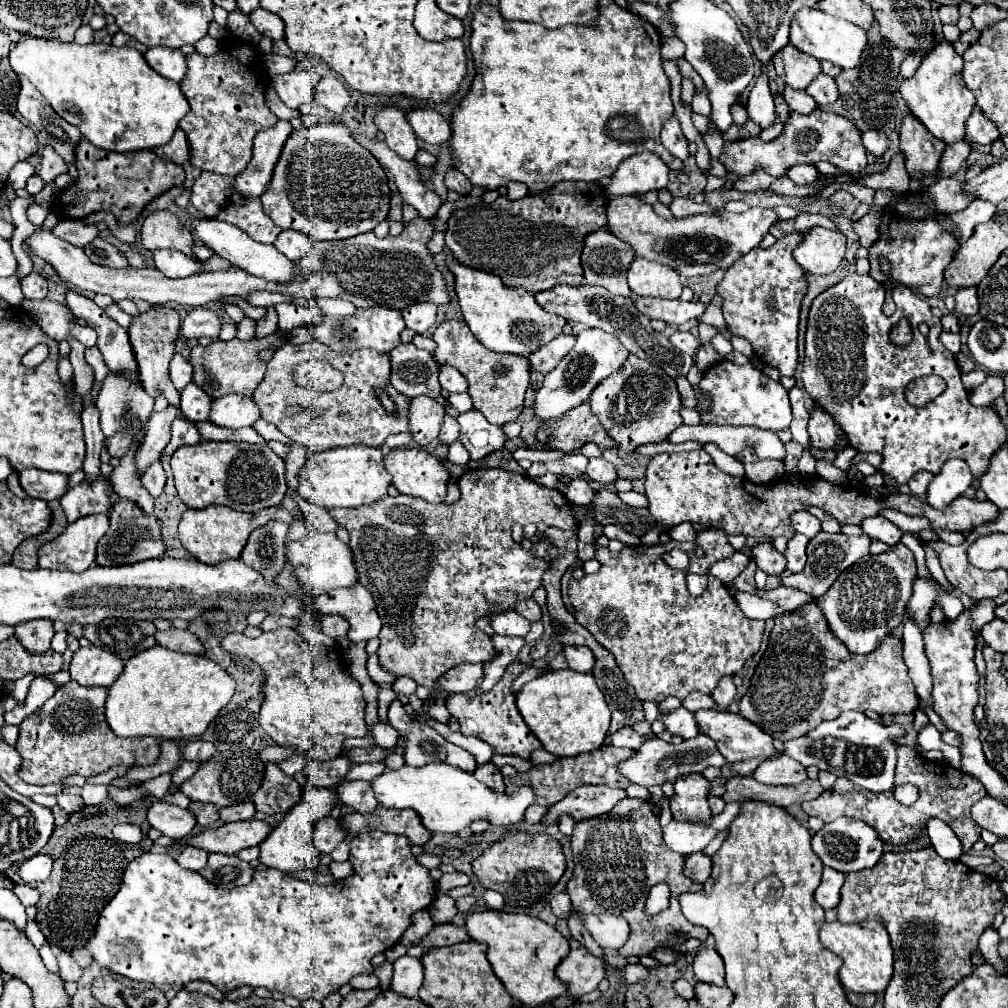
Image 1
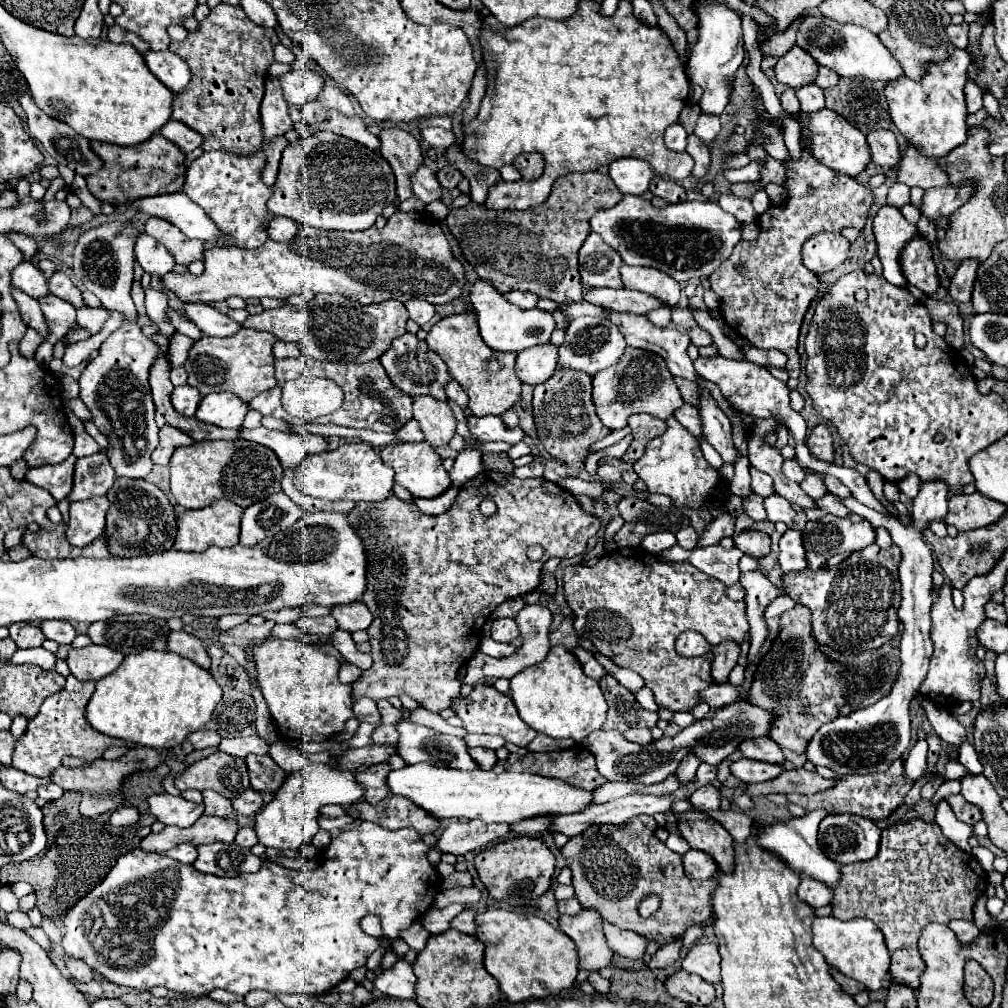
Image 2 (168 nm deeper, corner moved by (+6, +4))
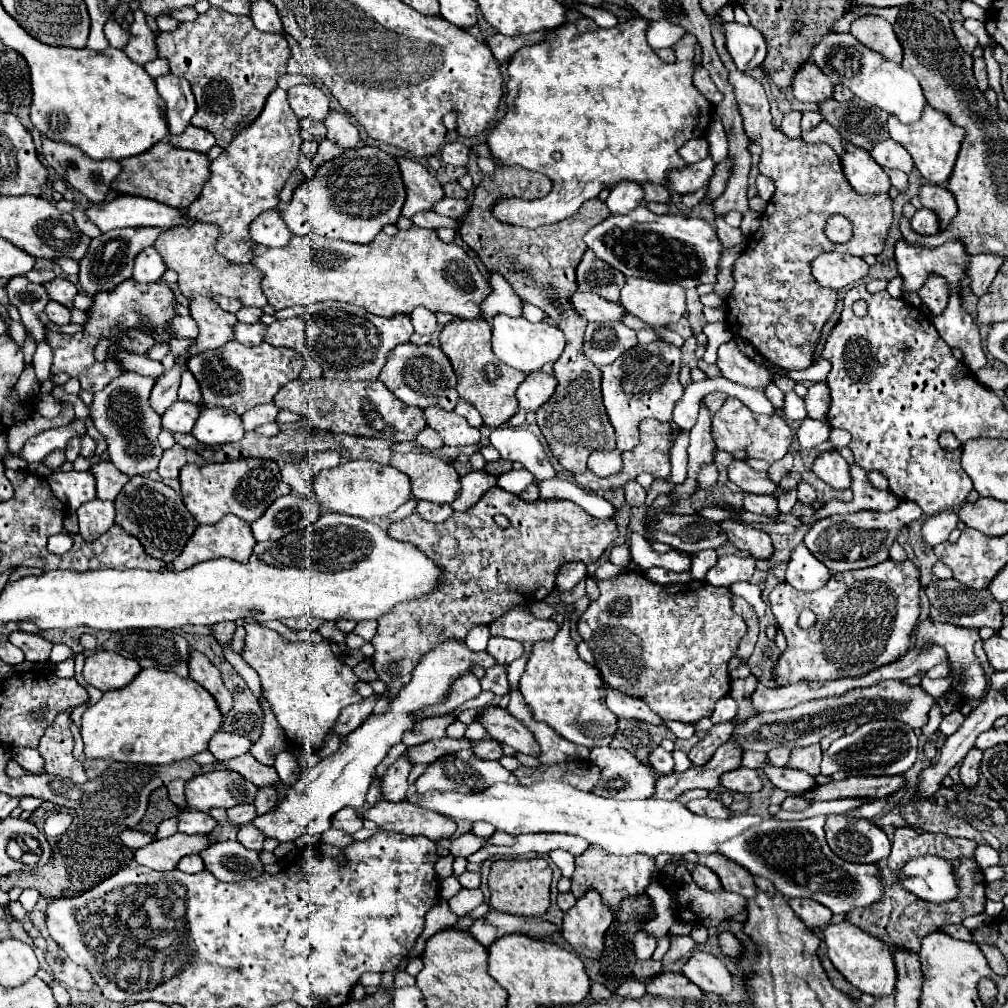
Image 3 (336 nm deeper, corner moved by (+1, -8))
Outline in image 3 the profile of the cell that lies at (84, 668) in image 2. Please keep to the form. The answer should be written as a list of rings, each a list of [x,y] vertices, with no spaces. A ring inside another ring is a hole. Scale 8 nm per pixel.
[[[98,650],[86,658],[82,674],[90,686],[108,692],[126,686],[138,672],[140,672],[138,662],[124,658],[116,652]]]

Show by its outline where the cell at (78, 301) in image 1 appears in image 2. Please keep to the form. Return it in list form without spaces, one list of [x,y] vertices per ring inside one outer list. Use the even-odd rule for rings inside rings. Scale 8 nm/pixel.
[[[55,272],[55,274],[51,276],[51,280],[49,280],[49,290],[51,290],[55,296],[59,296],[59,298],[67,300],[69,304],[73,304],[75,308],[85,306],[85,304],[83,304],[83,298],[81,298],[81,290],[71,282],[71,278],[69,278],[65,272]]]

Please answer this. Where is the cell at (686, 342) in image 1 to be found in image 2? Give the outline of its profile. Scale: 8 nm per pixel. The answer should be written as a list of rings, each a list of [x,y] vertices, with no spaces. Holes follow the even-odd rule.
[[[695,326],[693,330],[689,330],[689,338],[695,346],[711,346],[713,338],[709,332],[705,332],[701,326]]]

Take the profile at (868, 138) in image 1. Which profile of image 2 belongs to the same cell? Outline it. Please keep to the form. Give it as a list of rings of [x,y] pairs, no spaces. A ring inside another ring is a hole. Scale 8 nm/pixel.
[[[875,130],[867,134],[867,142],[877,166],[895,166],[901,160],[901,150],[893,130]]]

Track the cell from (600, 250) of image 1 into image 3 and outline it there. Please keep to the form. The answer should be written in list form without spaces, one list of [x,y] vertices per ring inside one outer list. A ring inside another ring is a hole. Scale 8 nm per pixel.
[[[586,250],[582,262],[576,268],[578,276],[578,290],[600,294],[610,302],[620,300],[620,290],[624,286],[626,276],[620,274],[616,268],[608,266],[608,262],[600,262],[592,250]]]

